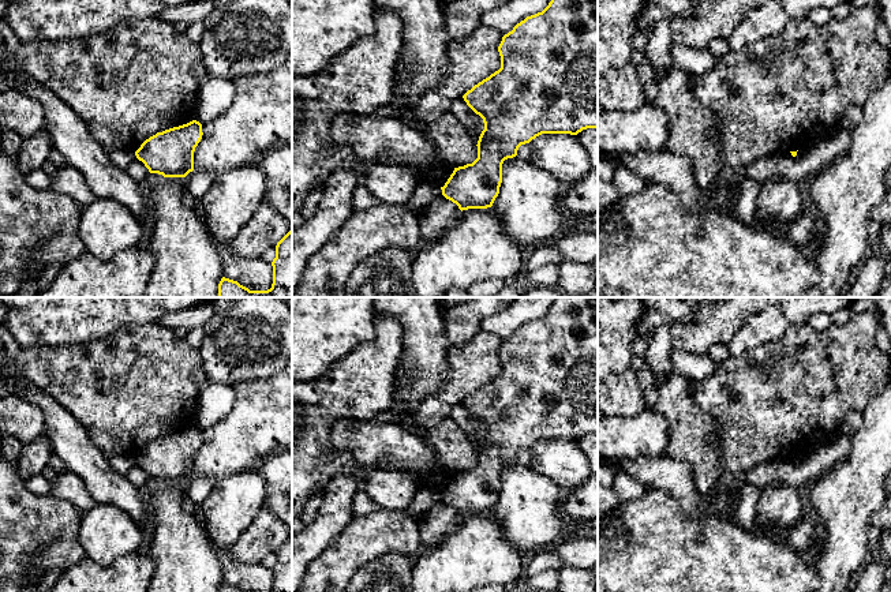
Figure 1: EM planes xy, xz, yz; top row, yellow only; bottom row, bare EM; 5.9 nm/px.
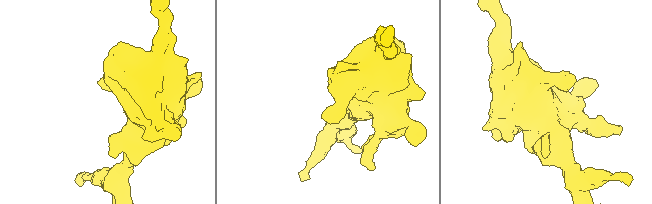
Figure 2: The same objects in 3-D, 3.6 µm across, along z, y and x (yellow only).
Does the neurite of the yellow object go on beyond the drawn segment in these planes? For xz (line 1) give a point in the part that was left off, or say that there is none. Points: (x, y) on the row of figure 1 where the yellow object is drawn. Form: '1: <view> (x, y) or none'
1: none

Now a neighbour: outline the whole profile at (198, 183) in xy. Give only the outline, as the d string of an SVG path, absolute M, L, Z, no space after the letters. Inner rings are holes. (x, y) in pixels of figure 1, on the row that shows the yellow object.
M192 171L186 176L187 191L194 198L201 199L214 183L217 173Z

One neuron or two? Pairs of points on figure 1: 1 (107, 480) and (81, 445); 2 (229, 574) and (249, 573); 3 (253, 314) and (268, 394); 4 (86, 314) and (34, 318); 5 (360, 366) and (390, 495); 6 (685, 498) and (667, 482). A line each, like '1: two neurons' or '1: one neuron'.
1: one neuron
2: one neuron
3: two neurons
4: one neuron
5: two neurons
6: one neuron

